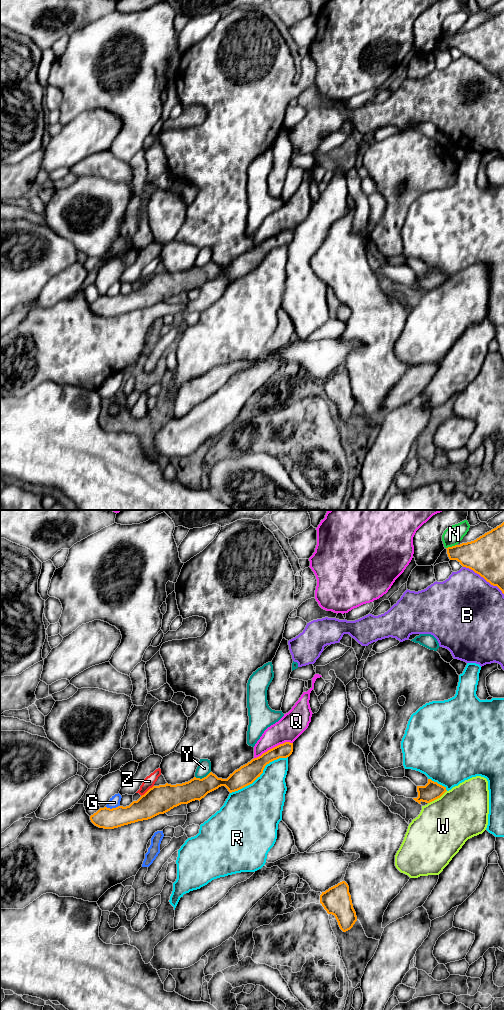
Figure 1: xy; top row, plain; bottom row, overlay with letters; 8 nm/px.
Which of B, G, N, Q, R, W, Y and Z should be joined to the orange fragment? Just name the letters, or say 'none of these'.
none of these

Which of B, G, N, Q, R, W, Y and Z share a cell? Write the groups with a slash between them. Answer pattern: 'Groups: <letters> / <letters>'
Groups: B / G / N / Q / R / W / Y / Z

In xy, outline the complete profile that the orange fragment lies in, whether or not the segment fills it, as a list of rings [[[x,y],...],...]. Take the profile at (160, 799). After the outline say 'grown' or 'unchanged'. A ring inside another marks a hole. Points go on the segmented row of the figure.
[[[285,742],[241,766],[227,779],[218,778],[210,772],[202,779],[194,777],[182,784],[166,783],[165,785],[153,786],[129,806],[118,806],[112,809],[100,808],[90,816],[90,820],[99,828],[114,829],[151,819],[181,804],[188,804],[195,800],[200,801],[208,793],[221,786],[225,786],[230,793],[238,791],[260,777],[267,764],[279,758],[287,758],[292,752],[293,743]]] | unchanged

